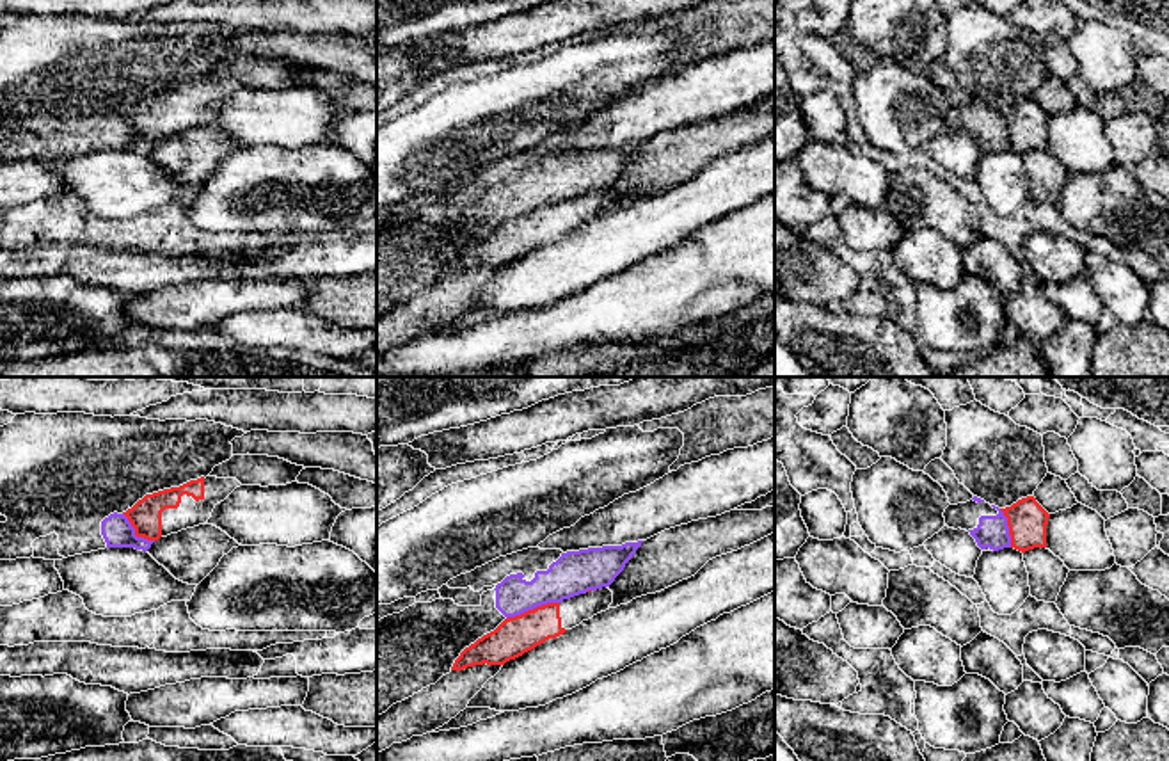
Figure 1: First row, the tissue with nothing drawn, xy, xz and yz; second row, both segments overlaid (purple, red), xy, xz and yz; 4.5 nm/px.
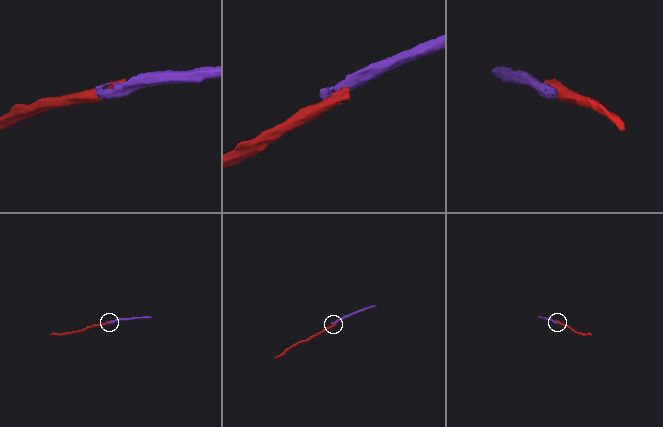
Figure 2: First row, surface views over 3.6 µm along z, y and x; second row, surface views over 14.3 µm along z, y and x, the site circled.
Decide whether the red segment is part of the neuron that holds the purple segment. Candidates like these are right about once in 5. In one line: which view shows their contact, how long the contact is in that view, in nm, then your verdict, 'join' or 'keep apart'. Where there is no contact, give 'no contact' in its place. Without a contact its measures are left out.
xz | 260 nm | keep apart

